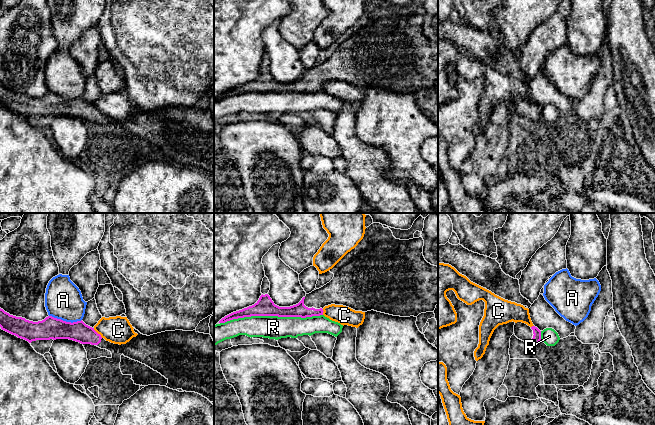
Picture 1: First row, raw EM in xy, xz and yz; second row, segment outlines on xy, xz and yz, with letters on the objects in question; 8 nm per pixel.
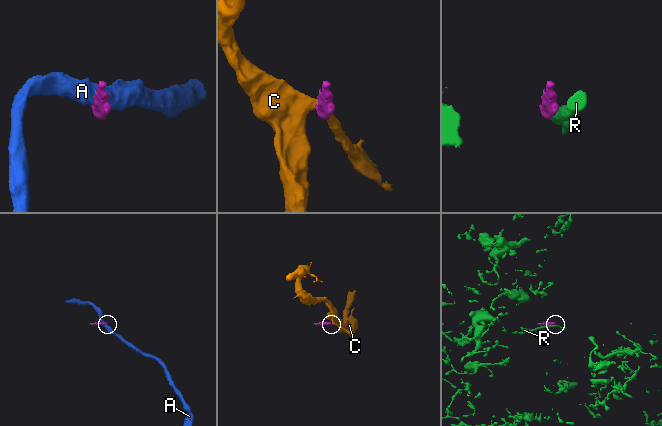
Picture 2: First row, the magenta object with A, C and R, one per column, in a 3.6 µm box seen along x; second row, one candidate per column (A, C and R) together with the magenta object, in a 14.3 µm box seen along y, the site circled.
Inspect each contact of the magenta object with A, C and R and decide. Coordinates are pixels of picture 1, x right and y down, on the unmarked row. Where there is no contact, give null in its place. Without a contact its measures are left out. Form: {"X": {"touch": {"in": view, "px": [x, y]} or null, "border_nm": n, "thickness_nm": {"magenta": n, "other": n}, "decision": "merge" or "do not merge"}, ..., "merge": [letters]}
{"A": {"touch": {"in": "xy", "px": [65, 97]}, "border_nm": 260, "thickness_nm": {"magenta": 180, "other": 300}, "decision": "do not merge"}, "C": {"touch": {"in": "xy", "px": [97, 109]}, "border_nm": 110, "thickness_nm": {"magenta": 160, "other": 220}, "decision": "do not merge"}, "R": {"touch": {"in": "xz", "px": [271, 91]}, "border_nm": 850, "thickness_nm": {"magenta": 150, "other": 190}, "decision": "do not merge"}, "merge": []}

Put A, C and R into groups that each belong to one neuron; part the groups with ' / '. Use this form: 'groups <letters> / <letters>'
groups A / C / R

